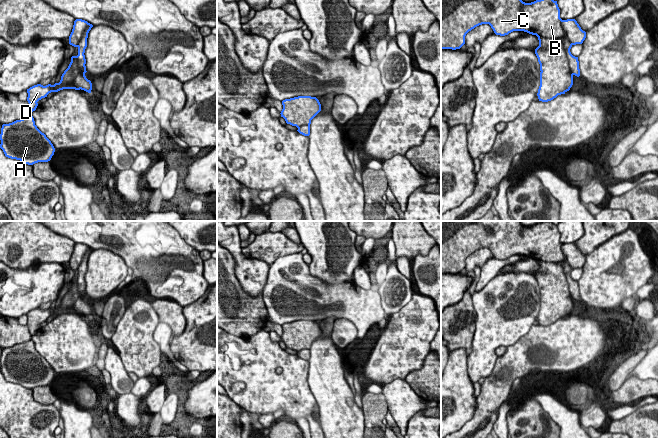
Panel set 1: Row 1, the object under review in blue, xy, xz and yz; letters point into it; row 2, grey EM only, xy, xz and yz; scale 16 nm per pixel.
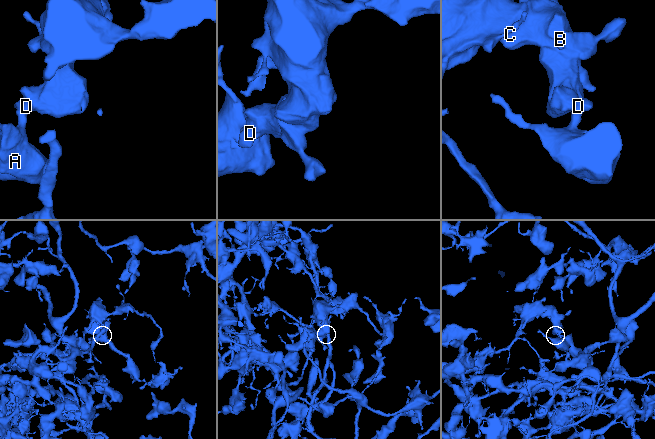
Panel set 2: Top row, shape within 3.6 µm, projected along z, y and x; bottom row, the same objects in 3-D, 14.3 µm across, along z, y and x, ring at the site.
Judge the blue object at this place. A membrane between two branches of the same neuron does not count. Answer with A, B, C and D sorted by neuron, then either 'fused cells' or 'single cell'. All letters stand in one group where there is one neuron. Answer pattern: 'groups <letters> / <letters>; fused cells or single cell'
groups A D / B C; fused cells

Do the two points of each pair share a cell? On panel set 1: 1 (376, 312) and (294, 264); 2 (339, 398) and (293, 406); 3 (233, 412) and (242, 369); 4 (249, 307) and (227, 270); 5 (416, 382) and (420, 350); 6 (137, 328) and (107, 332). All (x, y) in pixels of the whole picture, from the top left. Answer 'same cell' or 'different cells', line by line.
1: same cell
2: different cells
3: different cells
4: same cell
5: different cells
6: different cells

